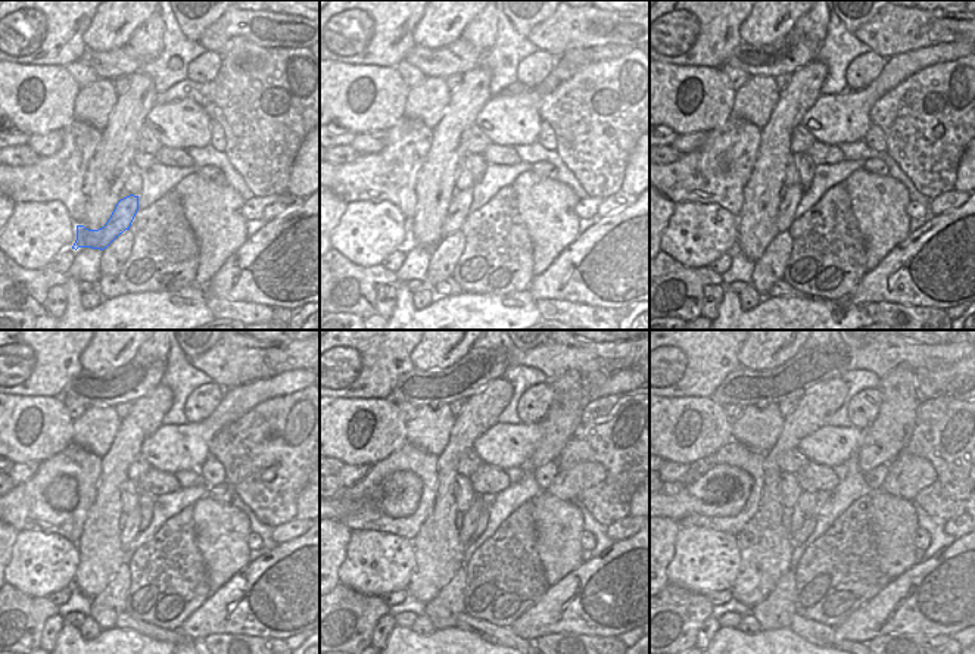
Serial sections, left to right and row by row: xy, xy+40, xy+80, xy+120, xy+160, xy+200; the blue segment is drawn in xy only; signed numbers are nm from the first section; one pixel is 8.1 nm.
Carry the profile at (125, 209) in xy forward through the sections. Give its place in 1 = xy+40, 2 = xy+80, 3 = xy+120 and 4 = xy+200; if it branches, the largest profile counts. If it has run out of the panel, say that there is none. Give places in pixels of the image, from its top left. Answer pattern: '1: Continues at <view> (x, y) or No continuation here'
1: Continues at xy+40 (457, 212)
2: Continues at xy+80 (788, 205)
3: Continues at xy+120 (131, 529)
4: Continues at xy+200 (807, 505)

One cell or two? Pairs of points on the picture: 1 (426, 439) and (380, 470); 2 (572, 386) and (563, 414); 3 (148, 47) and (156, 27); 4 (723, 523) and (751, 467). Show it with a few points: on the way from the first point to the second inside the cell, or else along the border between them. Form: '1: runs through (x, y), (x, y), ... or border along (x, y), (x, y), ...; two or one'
1: border along (405, 441), (436, 455); two
2: runs through (566, 394), (566, 407); one
3: runs through (148, 43), (148, 36), (152, 31); one
4: runs through (741, 519), (751, 507), (757, 485); one

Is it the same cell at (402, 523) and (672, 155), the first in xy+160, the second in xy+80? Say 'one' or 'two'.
two

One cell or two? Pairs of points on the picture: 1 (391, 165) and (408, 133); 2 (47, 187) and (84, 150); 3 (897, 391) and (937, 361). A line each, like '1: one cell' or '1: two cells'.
1: one cell
2: one cell
3: two cells

